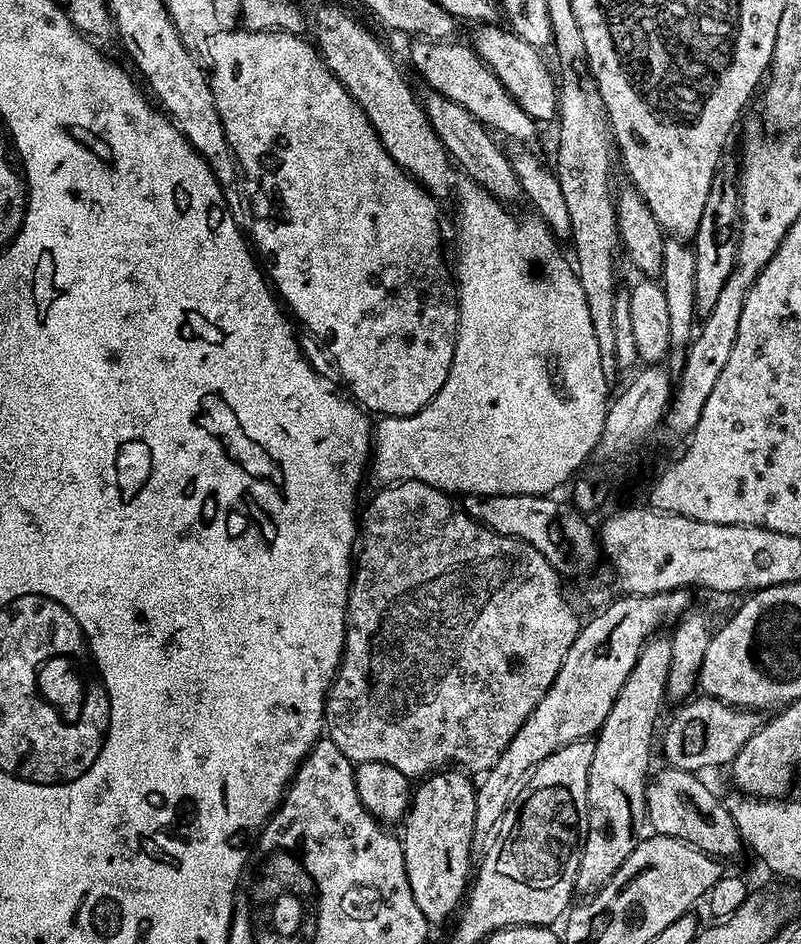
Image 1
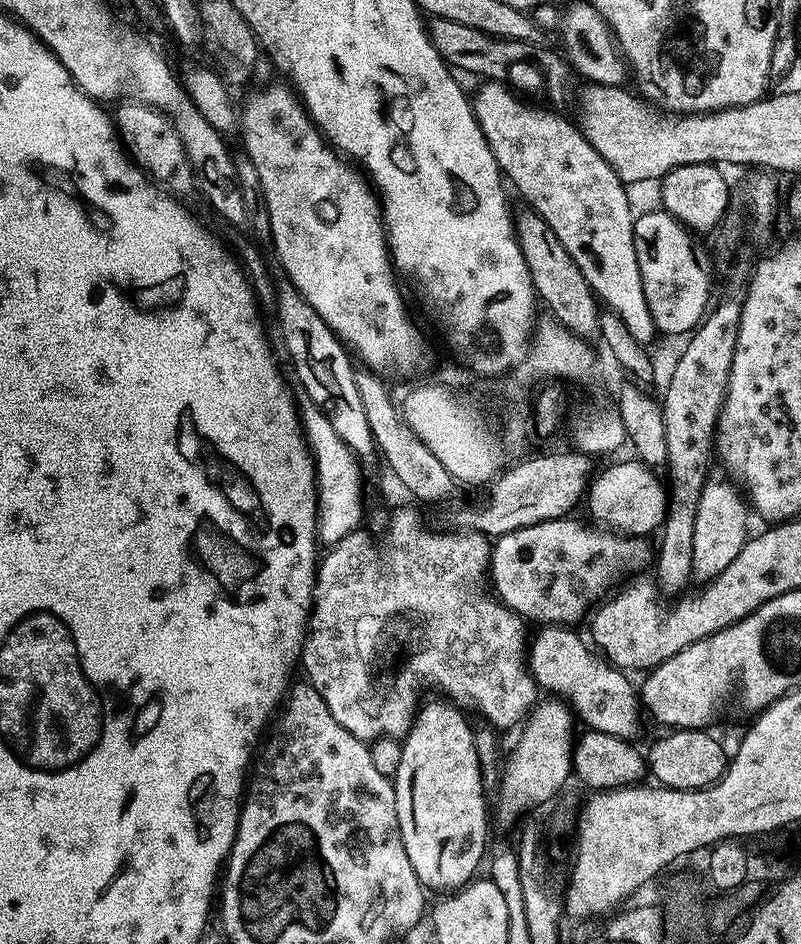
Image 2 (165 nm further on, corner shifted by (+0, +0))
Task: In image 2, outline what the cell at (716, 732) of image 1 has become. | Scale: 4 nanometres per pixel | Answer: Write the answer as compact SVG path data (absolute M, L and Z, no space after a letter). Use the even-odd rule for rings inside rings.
M544 626L536 637L531 637L526 652L529 672L536 680L537 689L565 701L573 713L585 725L585 729L602 734L614 734L631 741L640 732L642 701L637 685L627 680L625 673L615 664L608 663L603 655L597 654L578 633L568 626Z

